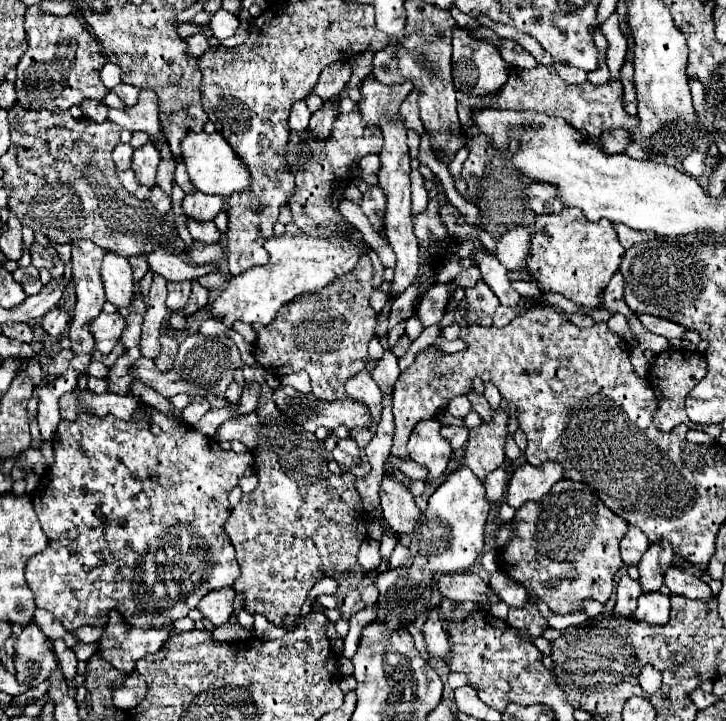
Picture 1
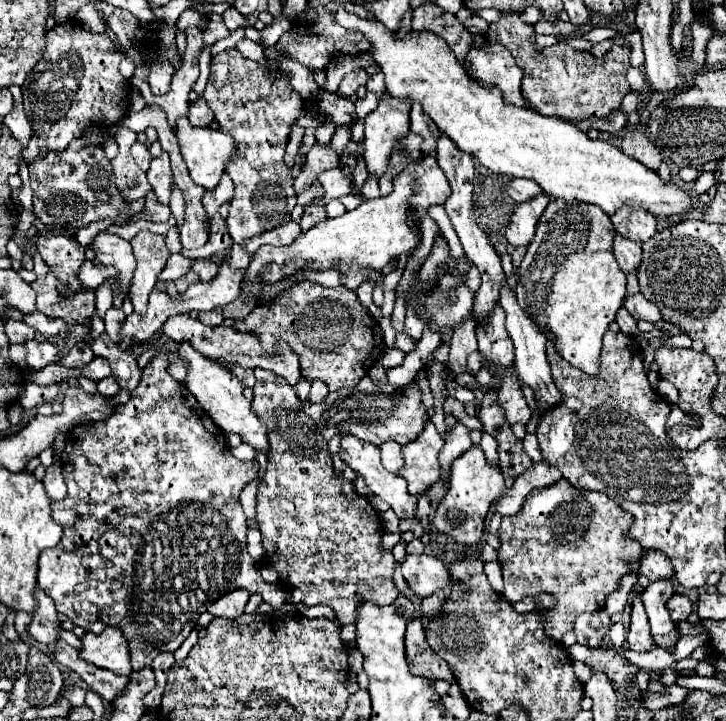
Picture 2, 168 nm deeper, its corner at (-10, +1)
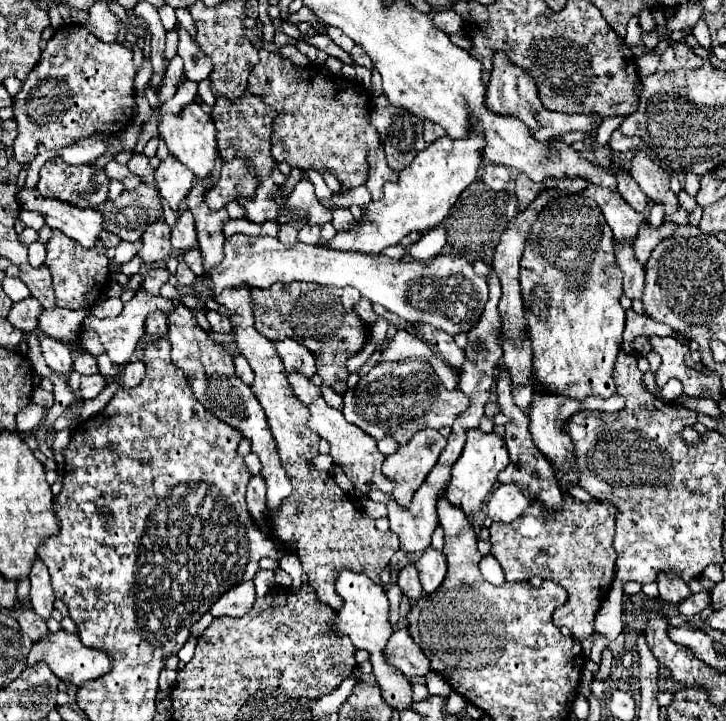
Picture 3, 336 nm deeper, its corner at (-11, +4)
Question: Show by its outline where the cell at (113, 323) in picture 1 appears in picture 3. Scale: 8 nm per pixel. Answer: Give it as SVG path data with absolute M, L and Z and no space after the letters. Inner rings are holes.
M107 298L91 306L91 314L97 318L113 318L113 316L119 316L121 310L123 310L123 302L119 298Z

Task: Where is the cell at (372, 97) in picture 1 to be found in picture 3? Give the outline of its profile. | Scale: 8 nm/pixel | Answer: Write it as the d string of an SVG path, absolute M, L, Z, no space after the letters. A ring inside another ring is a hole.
M379 148L379 152L371 152L369 156L369 178L367 178L367 188L373 196L373 200L383 198L383 184L397 180L397 172L391 170L385 162L385 154L383 148Z

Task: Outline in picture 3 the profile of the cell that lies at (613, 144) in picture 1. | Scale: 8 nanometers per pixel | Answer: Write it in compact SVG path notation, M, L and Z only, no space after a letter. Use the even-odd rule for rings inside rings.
M639 150L633 156L631 162L631 176L639 184L639 188L645 192L645 196L653 204L661 204L665 216L671 216L679 210L677 196L669 188L669 174L661 168L657 160L653 160L647 152Z

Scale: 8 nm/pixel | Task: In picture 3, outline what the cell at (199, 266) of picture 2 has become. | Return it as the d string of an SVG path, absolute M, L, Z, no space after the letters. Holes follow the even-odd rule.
M189 248L185 254L183 254L183 260L187 262L187 266L193 270L195 276L201 276L203 274L203 258L201 258L201 252L199 248Z

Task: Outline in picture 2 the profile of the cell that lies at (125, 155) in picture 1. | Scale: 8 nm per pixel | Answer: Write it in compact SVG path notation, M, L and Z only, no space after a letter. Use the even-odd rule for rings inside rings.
M134 143L132 145L132 157L134 157L134 161L136 161L136 165L142 169L142 171L148 171L148 165L150 165L150 159L152 159L152 155L150 155L150 151L148 151L148 147L144 145L144 143Z

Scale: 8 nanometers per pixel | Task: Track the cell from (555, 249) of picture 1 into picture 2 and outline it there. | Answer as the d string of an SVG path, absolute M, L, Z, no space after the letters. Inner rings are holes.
M552 199L518 269L518 303L534 317L536 325L544 325L554 333L556 351L562 359L588 375L598 373L602 335L626 295L626 275L622 275L612 255L614 235L610 217L598 207Z

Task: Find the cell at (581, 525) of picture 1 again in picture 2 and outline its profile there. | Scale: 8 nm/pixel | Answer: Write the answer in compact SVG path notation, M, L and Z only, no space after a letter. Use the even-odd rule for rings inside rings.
M560 479L558 483L538 489L530 493L520 509L520 513L512 517L504 517L500 525L500 549L498 549L498 561L504 575L504 599L510 603L518 603L526 597L530 597L534 603L540 603L540 595L546 593L554 599L554 605L548 611L542 611L544 617L544 629L546 635L550 635L554 641L560 641L562 635L570 629L574 629L574 621L580 613L586 611L600 611L604 607L604 601L610 593L614 593L622 579L630 575L630 561L638 559L642 555L642 547L638 547L636 539L630 539L626 533L632 525L632 515L624 509L620 509L608 495L600 491L588 491L588 489L576 489L566 479ZM506 527L512 531L508 533L510 539L506 541Z

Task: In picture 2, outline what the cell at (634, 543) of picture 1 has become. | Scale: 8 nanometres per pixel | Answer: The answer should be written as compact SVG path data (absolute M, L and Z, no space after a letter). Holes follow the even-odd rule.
M644 551L638 573L646 575L650 581L654 581L660 577L674 577L674 567L672 567L670 559L666 559L666 555L662 555L662 551Z

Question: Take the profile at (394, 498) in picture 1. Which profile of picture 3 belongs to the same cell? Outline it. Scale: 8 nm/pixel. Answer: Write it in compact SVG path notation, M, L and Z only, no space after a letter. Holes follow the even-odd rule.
M287 372L287 382L289 382L289 386L293 388L295 398L299 398L299 400L309 408L309 412L311 412L311 418L309 418L307 426L309 426L315 434L319 434L319 438L323 438L323 440L329 442L329 446L331 446L329 454L331 454L333 462L343 468L345 476L353 482L353 486L355 486L361 494L367 494L369 490L375 490L375 488L377 488L377 490L383 490L383 492L391 492L391 488L395 488L395 486L393 486L387 478L383 478L383 474L381 474L381 464L383 464L385 456L377 450L377 446L375 446L377 442L375 442L371 436L367 436L359 426L349 424L349 422L341 416L339 410L327 406L327 402L323 400L323 394L321 394L321 386L315 386L315 384L313 384L309 378L305 378L301 372Z

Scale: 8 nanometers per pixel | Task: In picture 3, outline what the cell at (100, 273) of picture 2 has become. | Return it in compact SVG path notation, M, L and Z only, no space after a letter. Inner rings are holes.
M137 240L137 242L121 242L117 246L117 256L113 258L113 262L117 262L117 264L129 262L139 252L139 248L141 248L141 240Z

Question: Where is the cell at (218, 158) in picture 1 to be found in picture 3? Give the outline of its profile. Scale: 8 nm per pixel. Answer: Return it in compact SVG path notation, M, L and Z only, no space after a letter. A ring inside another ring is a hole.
M187 104L181 114L163 114L159 116L159 136L165 140L165 146L171 156L183 162L187 168L195 172L197 178L207 178L215 166L217 156L217 130L209 114L201 110L199 104Z

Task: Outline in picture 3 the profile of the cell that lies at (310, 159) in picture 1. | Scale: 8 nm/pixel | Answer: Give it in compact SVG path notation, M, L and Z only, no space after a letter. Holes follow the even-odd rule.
M307 226L307 228L301 228L299 234L297 234L297 240L303 242L303 244L317 244L319 232L321 232L321 226Z

